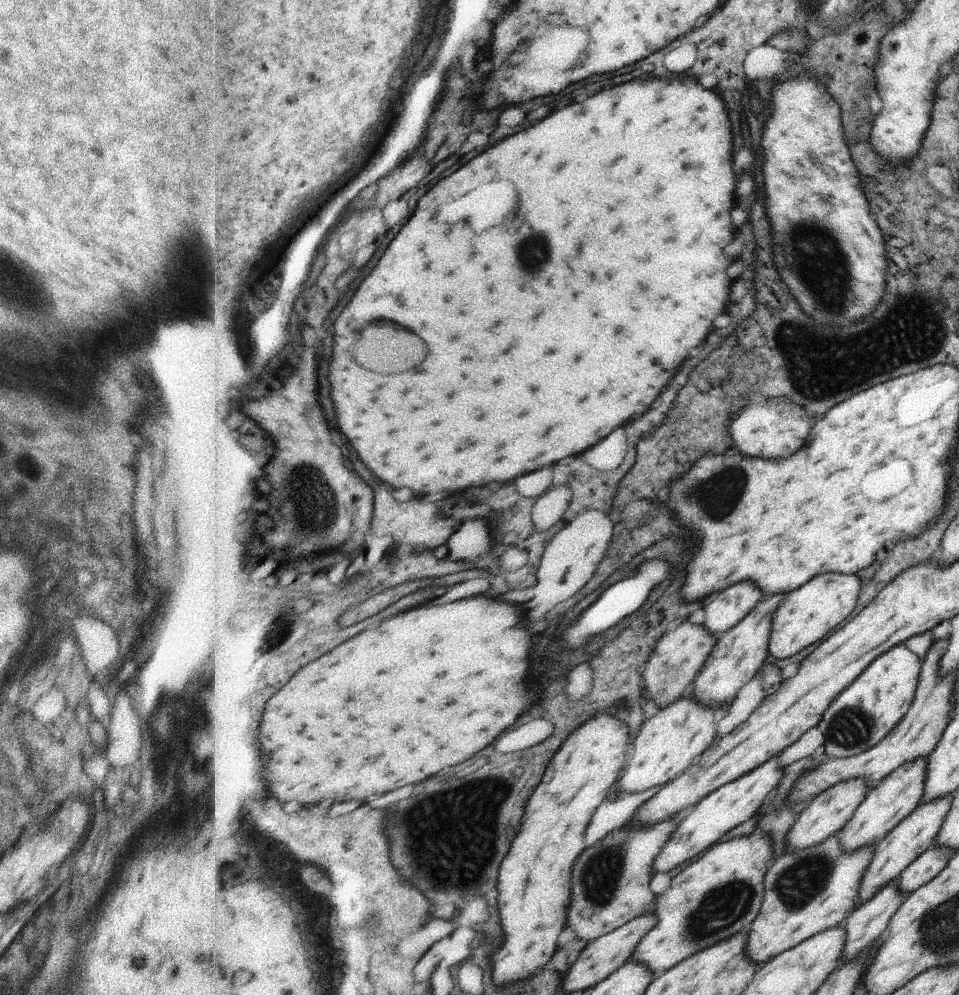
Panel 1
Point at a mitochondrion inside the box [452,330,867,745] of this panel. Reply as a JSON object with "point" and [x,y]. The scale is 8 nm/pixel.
{"point":[709,494]}

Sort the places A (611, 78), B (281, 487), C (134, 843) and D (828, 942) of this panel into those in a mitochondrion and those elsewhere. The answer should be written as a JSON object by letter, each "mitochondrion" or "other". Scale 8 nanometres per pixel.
{"A":"other","B":"other","C":"other","D":"other"}

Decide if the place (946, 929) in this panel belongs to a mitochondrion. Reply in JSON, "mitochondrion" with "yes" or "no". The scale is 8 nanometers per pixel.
{"mitochondrion":"yes"}

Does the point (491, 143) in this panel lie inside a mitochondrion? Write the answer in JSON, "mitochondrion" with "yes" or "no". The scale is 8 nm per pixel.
{"mitochondrion":"no"}

